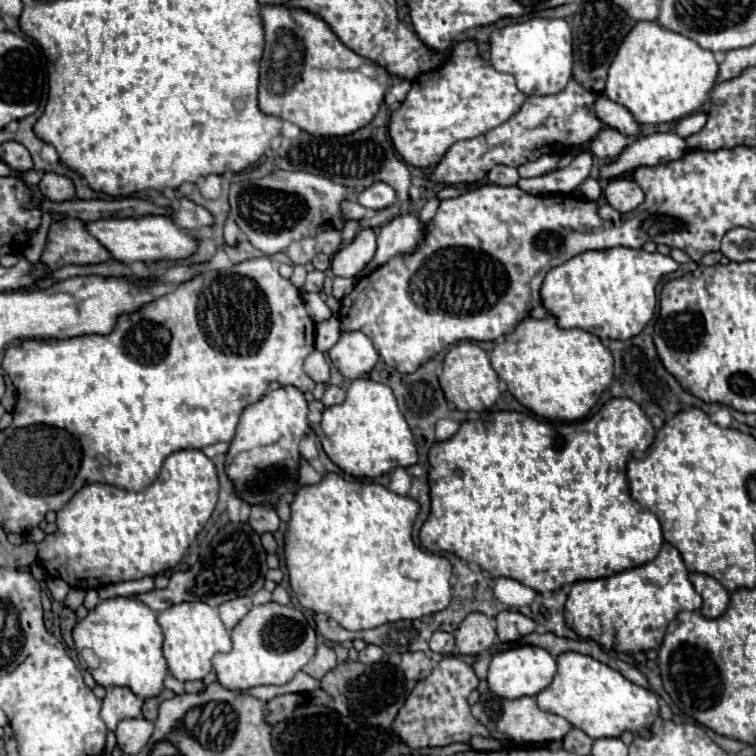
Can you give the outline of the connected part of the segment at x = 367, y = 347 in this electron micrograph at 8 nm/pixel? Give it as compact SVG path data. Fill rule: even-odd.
M341 331L339 341L329 349L329 357L345 379L365 377L379 359L371 339L361 331Z

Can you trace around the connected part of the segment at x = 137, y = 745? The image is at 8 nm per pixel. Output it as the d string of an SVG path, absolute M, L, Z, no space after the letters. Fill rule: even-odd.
M123 719L117 725L117 745L121 747L123 753L137 753L141 751L141 747L145 747L145 743L149 741L151 733L153 733L153 723L147 719Z

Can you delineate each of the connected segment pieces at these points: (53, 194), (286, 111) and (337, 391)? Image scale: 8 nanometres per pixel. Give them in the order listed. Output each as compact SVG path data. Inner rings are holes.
M45 173L45 177L39 183L39 189L49 201L55 201L55 203L71 201L75 197L73 181L65 175L57 175L57 173Z
M259 5L259 13L261 13L261 21L263 21L263 29L265 29L265 53L263 53L263 59L261 59L261 81L259 81L259 107L261 111L265 111L267 115L277 115L289 123L295 123L297 127L301 127L303 131L311 133L311 135L317 135L317 137L329 137L329 135L349 135L349 131L357 131L365 125L371 123L371 119L377 115L381 103L383 103L383 97L389 89L389 79L391 75L387 73L385 67L357 55L355 51L351 51L349 47L345 47L339 37L333 33L333 29L317 15L309 13L309 11L303 11L303 9L289 9L289 7L283 7L283 5Z
M327 387L327 391L325 391L325 395L323 395L321 401L323 401L325 407L343 403L345 401L345 389L343 387Z

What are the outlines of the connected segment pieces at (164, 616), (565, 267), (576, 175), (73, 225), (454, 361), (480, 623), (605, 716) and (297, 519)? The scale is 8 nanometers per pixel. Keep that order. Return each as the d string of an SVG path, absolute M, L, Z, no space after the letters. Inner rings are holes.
M201 601L177 603L157 615L157 623L163 629L163 657L169 673L179 681L203 679L211 671L211 659L215 653L231 651L231 637L219 619L219 611Z
M611 247L603 251L585 251L553 267L543 281L541 299L551 315L557 315L561 327L581 327L601 339L631 339L651 321L657 305L655 287L665 273L677 271L679 263L669 255L647 253L631 247Z
M581 151L571 161L571 165L567 165L563 169L555 169L551 173L545 173L541 177L519 179L519 187L527 193L533 193L533 195L571 193L585 177L589 177L591 165L593 165L593 155L589 151Z
M79 219L53 221L47 235L47 245L41 261L49 269L61 269L65 265L89 265L105 263L111 253L87 231L85 223Z
M461 341L449 349L443 359L443 373L439 377L445 399L459 411L483 411L489 409L501 395L499 377L489 363L487 353L473 341Z
M471 613L461 621L455 639L461 655L485 653L497 641L495 623L483 613Z
M575 651L557 657L557 673L547 689L535 697L543 711L565 717L573 727L585 731L591 739L621 737L623 731L647 735L647 727L659 715L659 699L653 691L627 681L609 665Z
M327 473L315 485L297 491L291 503L291 519L285 533L285 563L289 585L301 607L325 613L349 631L375 629L399 619L419 619L443 611L451 599L451 563L441 555L421 551L411 539L411 527L419 513L419 503L397 495L379 483L345 481L337 473Z

